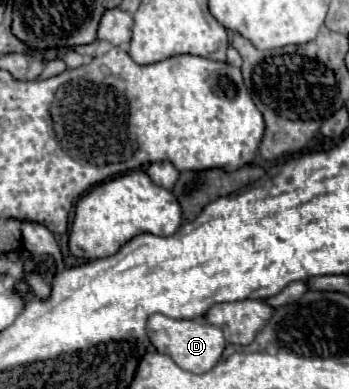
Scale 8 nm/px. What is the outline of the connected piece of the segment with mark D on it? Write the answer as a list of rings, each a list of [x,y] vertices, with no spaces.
[[[150,315],[146,323],[148,339],[156,347],[158,353],[172,357],[182,369],[192,373],[206,373],[210,371],[222,357],[226,347],[224,335],[214,325],[208,325],[200,319],[170,319],[166,315]]]

